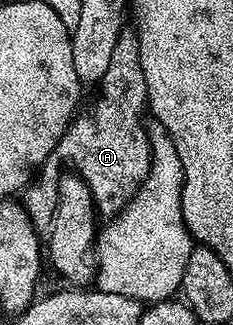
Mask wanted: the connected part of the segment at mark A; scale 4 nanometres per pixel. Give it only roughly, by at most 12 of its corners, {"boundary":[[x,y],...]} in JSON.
{"boundary":[[132,31],[115,42],[89,112],[24,189],[53,223],[61,164],[98,213],[122,212],[147,178],[149,95]]}

